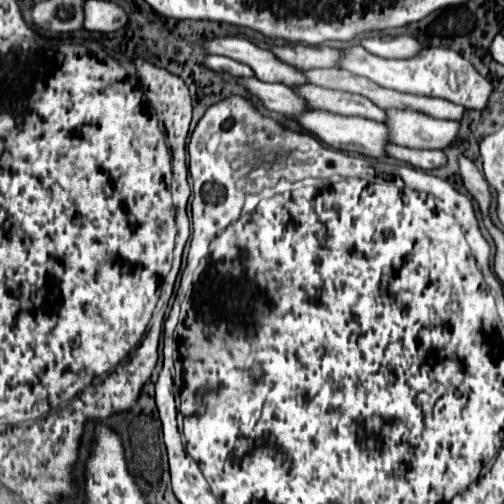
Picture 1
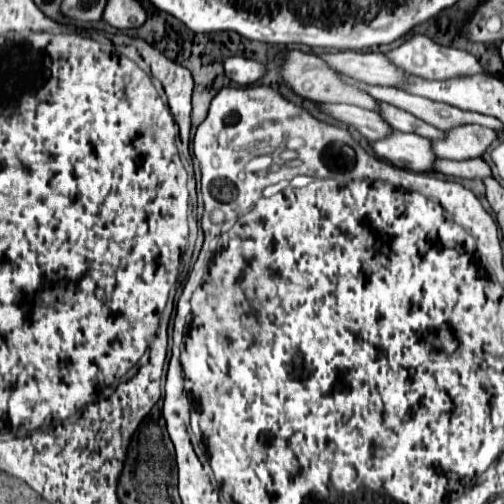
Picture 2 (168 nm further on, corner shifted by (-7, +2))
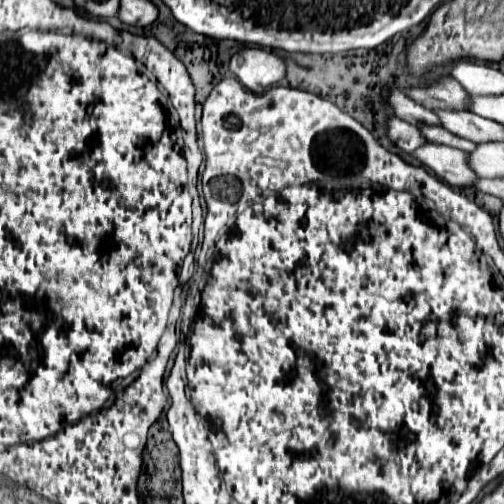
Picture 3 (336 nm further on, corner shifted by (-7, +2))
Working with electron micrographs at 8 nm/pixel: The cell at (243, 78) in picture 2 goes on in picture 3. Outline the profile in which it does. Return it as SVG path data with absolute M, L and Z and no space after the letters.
M243 48L231 58L231 72L251 92L265 92L285 78L285 60L261 48Z

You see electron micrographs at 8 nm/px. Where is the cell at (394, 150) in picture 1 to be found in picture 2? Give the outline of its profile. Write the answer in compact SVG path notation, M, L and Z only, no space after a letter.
M481 158L435 160L433 170L441 172L441 174L447 174L447 176L459 176L459 178L485 178L485 176L491 176L491 168Z

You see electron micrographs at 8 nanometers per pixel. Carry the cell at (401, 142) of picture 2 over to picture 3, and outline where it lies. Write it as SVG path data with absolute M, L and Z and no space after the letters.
M429 142L419 150L415 150L413 156L421 160L425 166L429 166L439 178L443 178L451 186L461 186L461 188L475 186L477 174L471 170L469 156L463 150Z

